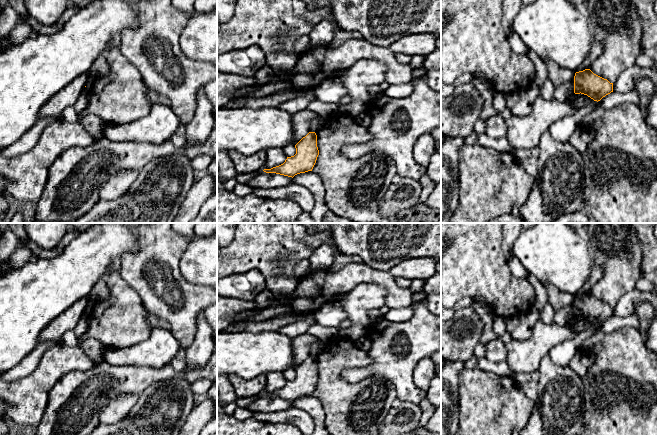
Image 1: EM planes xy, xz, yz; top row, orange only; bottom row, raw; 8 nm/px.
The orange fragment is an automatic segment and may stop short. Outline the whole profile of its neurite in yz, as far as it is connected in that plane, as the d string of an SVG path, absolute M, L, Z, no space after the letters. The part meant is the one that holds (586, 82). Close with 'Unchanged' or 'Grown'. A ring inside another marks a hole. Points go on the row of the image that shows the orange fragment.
M585 69L575 73L575 94L581 93L587 95L594 101L598 102L611 92L613 92L613 83L594 74L590 69Z. Unchanged

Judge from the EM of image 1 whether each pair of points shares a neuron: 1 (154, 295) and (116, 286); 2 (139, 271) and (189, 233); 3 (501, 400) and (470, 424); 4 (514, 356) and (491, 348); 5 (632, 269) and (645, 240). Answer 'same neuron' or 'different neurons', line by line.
1: different neurons
2: different neurons
3: same neuron
4: different neurons
5: different neurons

